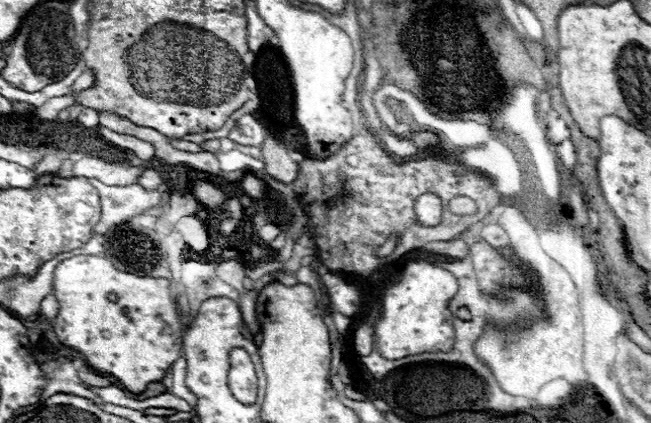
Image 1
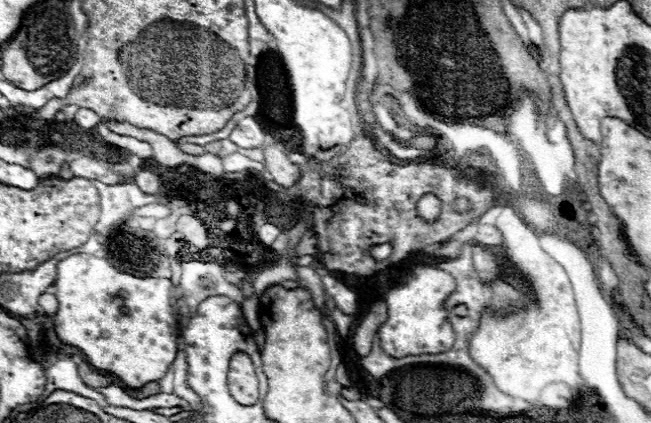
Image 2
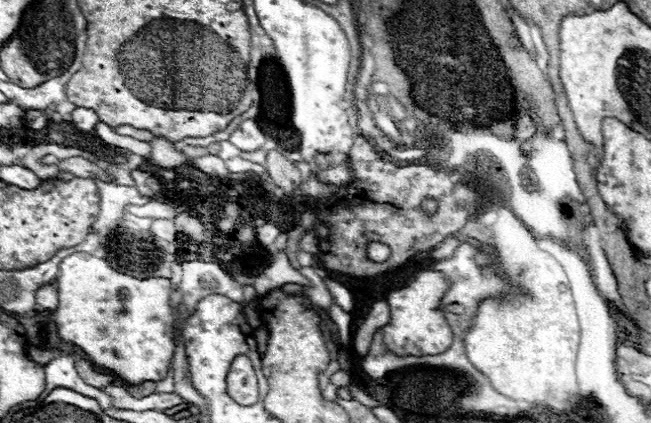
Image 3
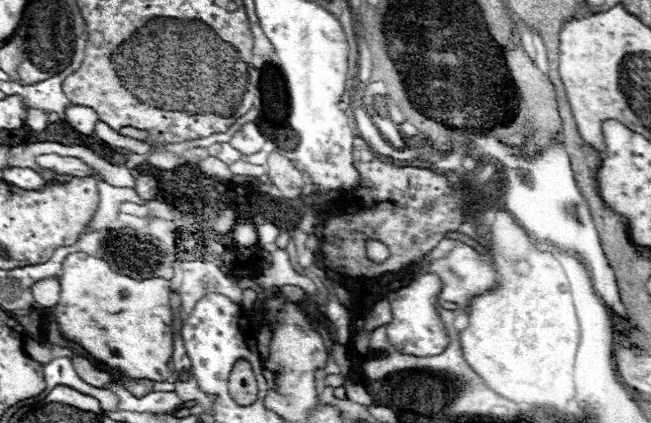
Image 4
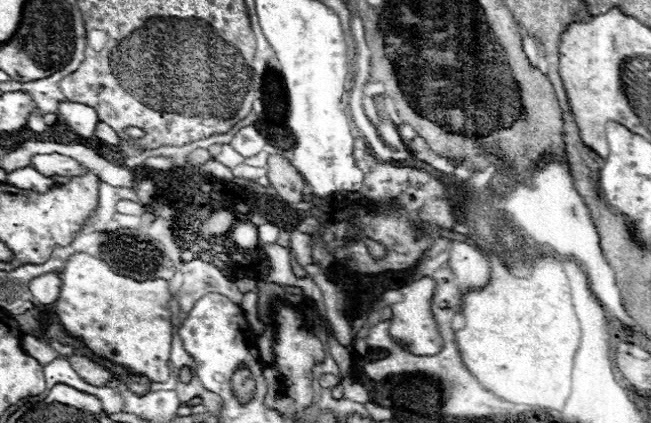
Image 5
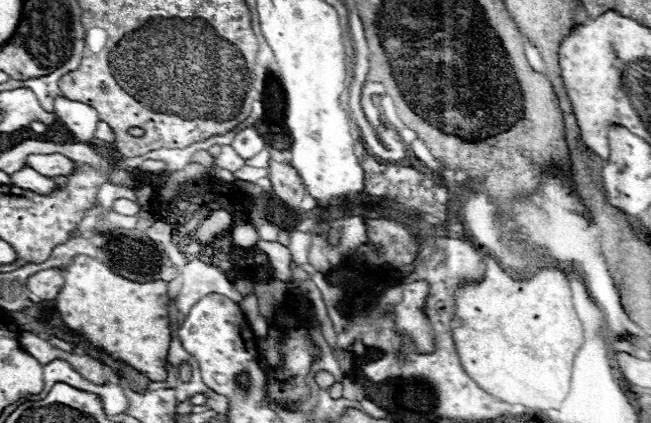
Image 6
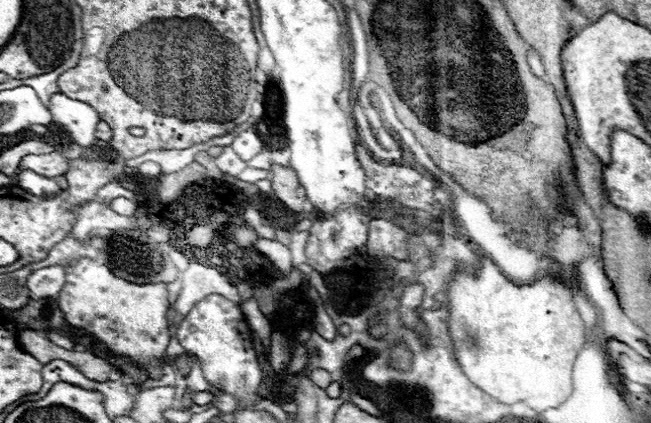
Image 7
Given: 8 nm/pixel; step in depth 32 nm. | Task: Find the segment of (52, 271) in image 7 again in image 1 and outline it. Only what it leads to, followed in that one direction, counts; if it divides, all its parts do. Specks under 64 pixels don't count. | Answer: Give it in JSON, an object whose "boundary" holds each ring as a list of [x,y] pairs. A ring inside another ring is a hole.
{"boundary":[[[48,294],[48,296],[44,296],[42,298],[42,302],[40,302],[40,314],[44,316],[44,318],[48,318],[48,320],[52,320],[52,318],[56,318],[56,314],[58,314],[58,302],[56,302],[56,298],[52,296],[52,294]]]}

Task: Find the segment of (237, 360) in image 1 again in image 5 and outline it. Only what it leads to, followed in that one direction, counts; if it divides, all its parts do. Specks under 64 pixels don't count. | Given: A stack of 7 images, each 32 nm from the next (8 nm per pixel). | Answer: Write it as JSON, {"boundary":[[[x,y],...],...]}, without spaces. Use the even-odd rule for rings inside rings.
{"boundary":[[[246,368],[238,370],[238,372],[232,376],[232,388],[234,388],[234,392],[236,392],[242,400],[250,400],[252,390],[254,390],[252,374],[250,374]]]}

